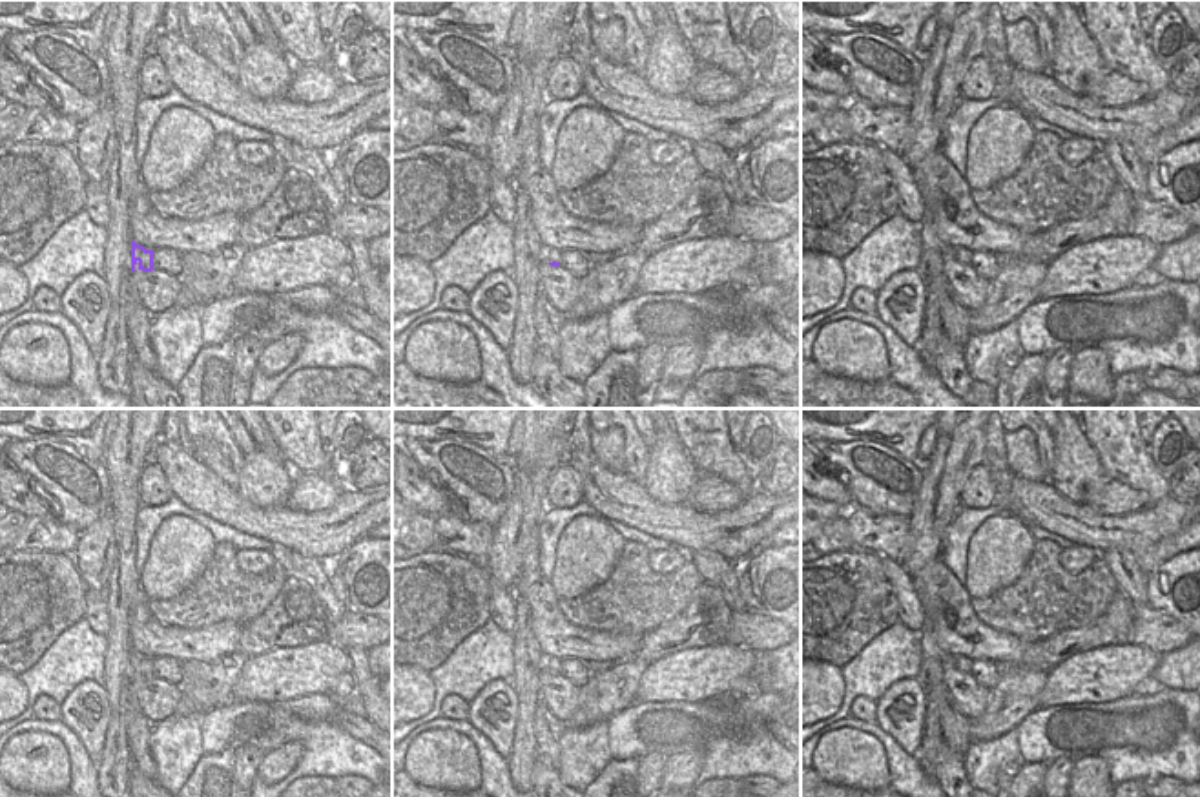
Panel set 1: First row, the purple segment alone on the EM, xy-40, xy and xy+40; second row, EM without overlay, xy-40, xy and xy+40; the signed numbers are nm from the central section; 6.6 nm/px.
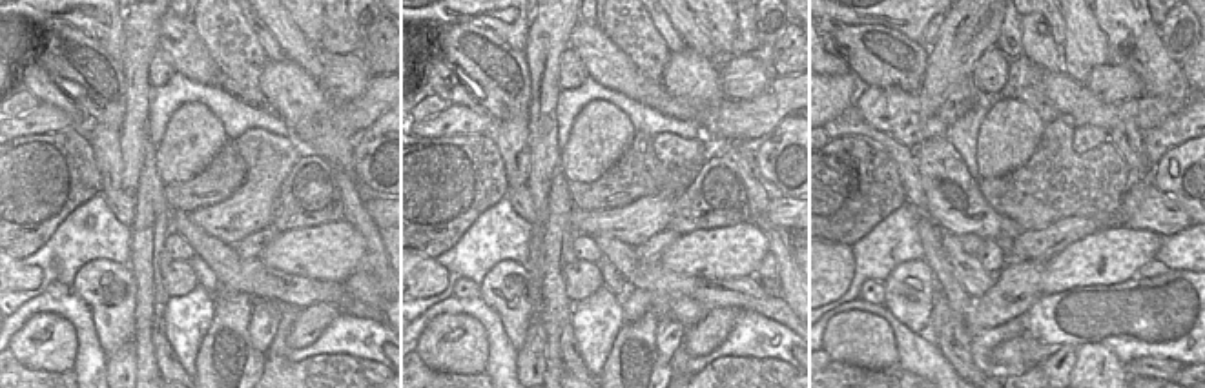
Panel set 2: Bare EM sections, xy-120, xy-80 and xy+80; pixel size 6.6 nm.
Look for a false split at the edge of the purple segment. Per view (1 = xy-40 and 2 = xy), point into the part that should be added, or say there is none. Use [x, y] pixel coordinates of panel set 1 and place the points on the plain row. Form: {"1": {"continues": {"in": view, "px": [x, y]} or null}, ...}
{"1": {"continues": null}, "2": {"continues": null}}

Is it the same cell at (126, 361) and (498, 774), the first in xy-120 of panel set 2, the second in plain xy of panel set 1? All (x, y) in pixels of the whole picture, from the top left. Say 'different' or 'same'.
different

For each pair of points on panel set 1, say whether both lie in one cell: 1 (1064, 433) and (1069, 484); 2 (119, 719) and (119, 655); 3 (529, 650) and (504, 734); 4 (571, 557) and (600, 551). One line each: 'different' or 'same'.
1: same
2: same
3: different
4: same

